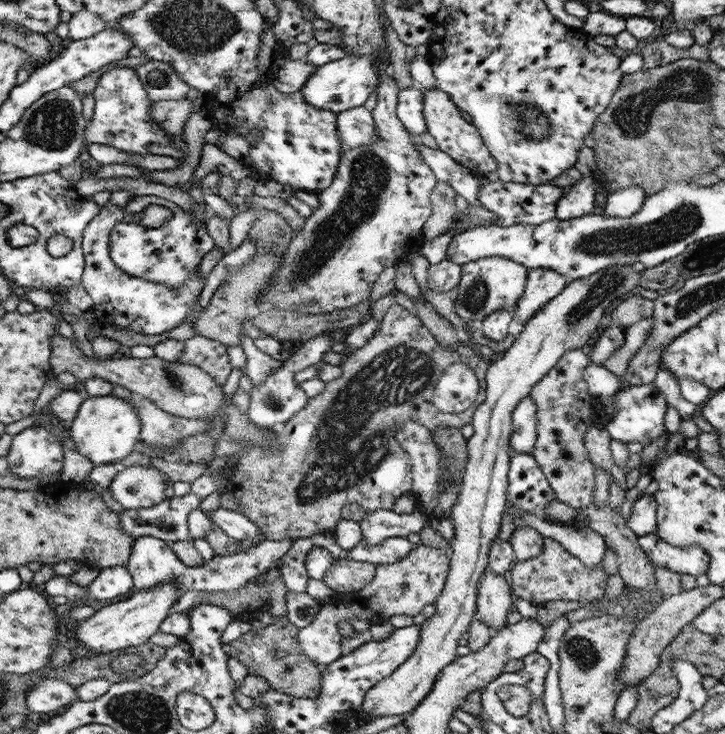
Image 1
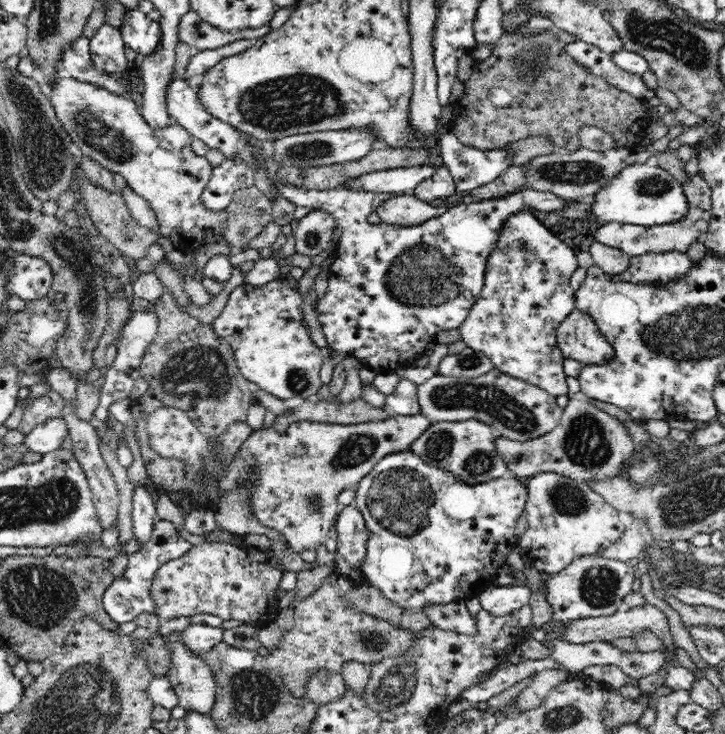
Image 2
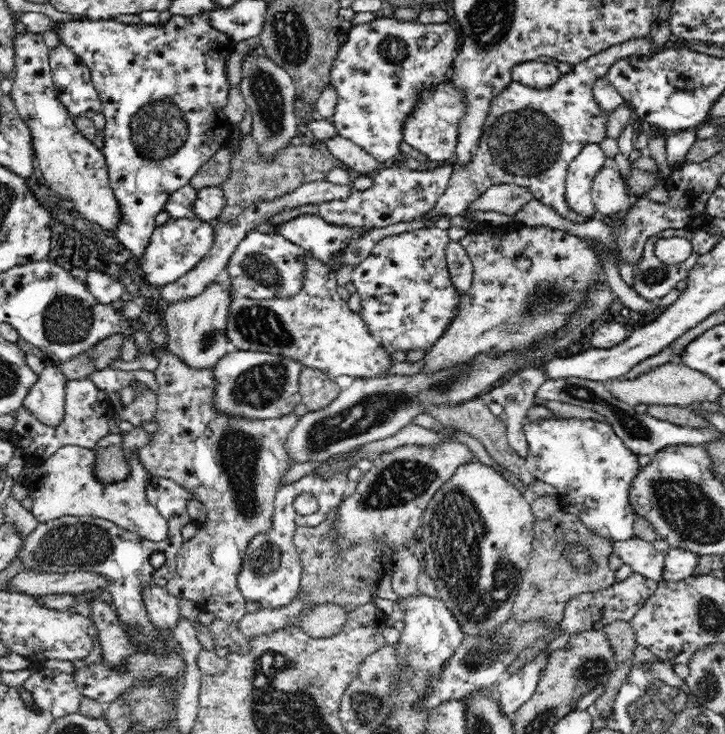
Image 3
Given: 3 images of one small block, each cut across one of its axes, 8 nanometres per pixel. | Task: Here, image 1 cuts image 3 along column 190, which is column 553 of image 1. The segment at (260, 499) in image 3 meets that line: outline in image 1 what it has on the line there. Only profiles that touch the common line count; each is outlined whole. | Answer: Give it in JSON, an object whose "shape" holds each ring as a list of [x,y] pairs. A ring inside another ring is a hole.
{"shape":[[[576,349],[569,352],[566,352],[562,358],[556,363],[556,366],[552,368],[552,370],[549,370],[533,387],[531,390],[530,396],[534,399],[535,405],[537,406],[537,439],[534,445],[534,450],[532,452],[533,457],[535,458],[535,461],[539,464],[539,467],[541,468],[541,471],[544,473],[544,476],[547,478],[547,481],[549,482],[549,485],[551,486],[551,489],[554,491],[555,498],[559,501],[562,501],[568,506],[571,506],[575,509],[580,509],[587,507],[594,501],[594,494],[595,494],[595,474],[596,469],[593,465],[593,462],[590,460],[589,457],[589,451],[584,446],[584,437],[586,432],[588,432],[588,429],[592,426],[599,426],[600,425],[600,419],[599,416],[599,407],[603,409],[602,402],[600,398],[594,396],[591,393],[591,390],[588,388],[587,382],[584,380],[583,377],[583,370],[591,364],[591,360],[588,358],[587,349]],[[550,537],[545,538],[544,550],[536,558],[516,562],[510,570],[510,584],[514,594],[533,606],[556,600],[587,602],[600,599],[606,592],[608,579],[602,565],[596,566],[594,570],[586,568],[582,560],[563,548],[560,541]]]}

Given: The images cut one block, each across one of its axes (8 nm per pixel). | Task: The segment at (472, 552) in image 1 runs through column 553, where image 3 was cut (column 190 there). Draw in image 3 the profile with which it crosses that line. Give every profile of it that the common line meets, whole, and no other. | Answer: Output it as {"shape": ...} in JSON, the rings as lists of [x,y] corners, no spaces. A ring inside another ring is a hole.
{"shape":[[[212,282],[204,288],[202,294],[170,303],[164,312],[167,344],[163,349],[168,349],[169,354],[182,359],[190,368],[212,368],[227,354],[227,318],[232,294],[230,288]]]}

